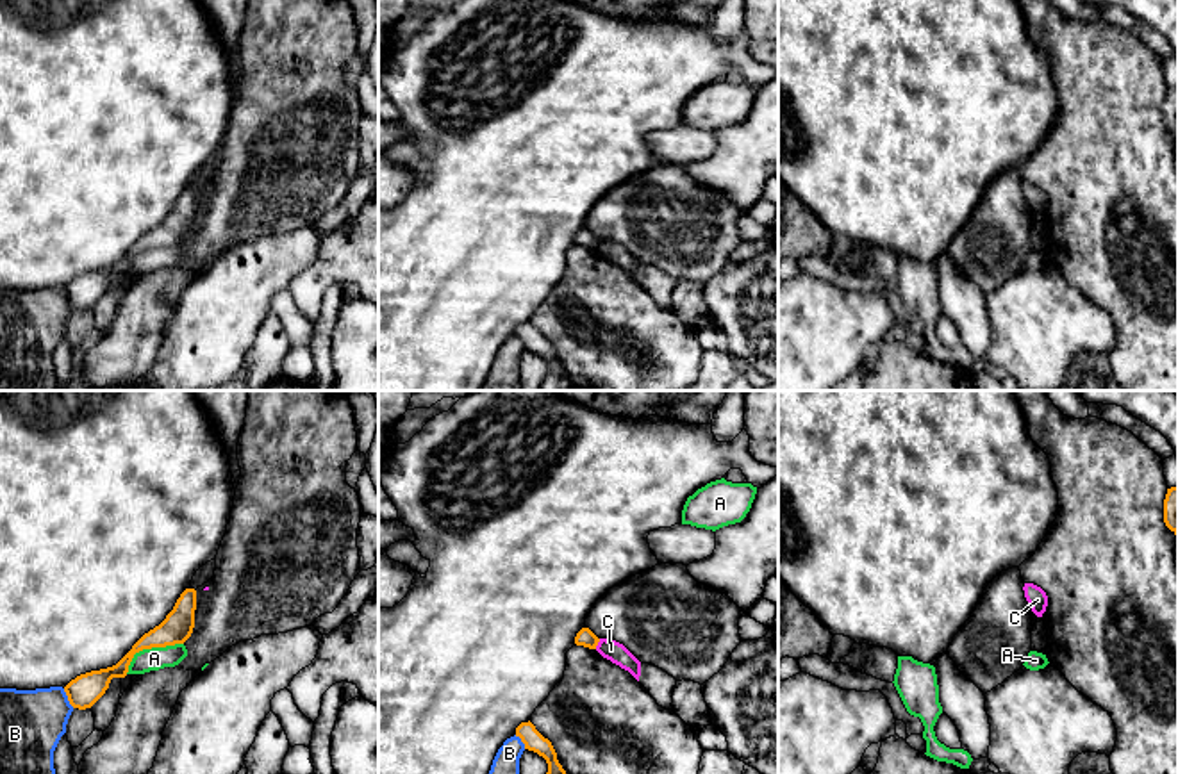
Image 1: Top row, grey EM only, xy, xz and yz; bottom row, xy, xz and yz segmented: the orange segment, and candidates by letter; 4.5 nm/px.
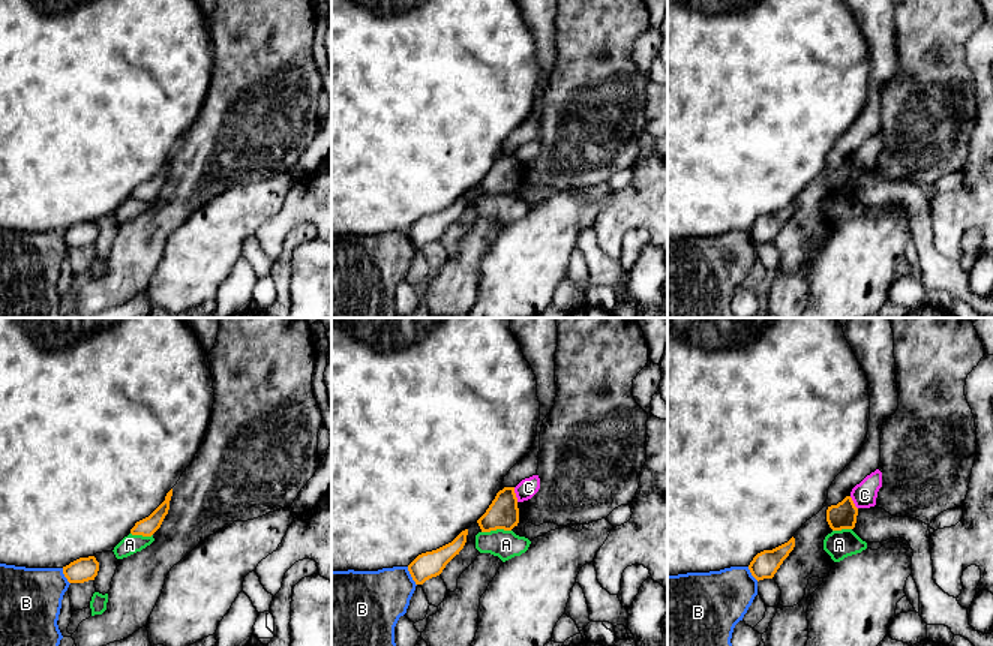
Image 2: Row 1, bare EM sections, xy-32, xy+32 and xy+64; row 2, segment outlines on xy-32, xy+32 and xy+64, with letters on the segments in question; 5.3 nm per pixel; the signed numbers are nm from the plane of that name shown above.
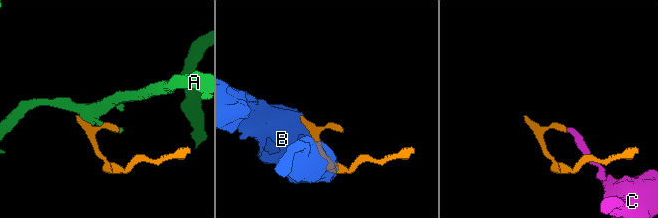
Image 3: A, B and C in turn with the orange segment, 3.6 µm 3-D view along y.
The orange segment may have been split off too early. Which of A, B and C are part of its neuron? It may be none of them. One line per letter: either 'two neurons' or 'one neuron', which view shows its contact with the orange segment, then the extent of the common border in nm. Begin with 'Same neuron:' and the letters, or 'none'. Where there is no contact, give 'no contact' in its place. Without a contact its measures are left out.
Same neuron: none
A: two neurons; contact in xy; length 300 nm
B: two neurons; contact in xy; length 100 nm
C: two neurons; contact in xz; length 50 nm

